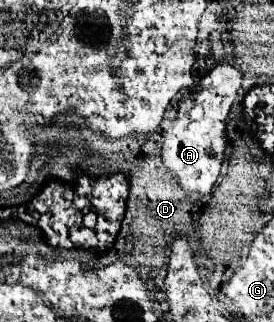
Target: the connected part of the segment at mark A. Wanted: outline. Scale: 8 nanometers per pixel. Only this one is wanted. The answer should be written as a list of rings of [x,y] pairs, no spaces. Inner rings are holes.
[[[227,60],[217,62],[201,80],[201,88],[179,104],[179,116],[167,128],[163,138],[161,158],[163,164],[173,170],[181,182],[181,188],[193,198],[211,194],[213,184],[221,172],[223,152],[225,152],[225,126],[237,92],[241,88],[241,72]]]

